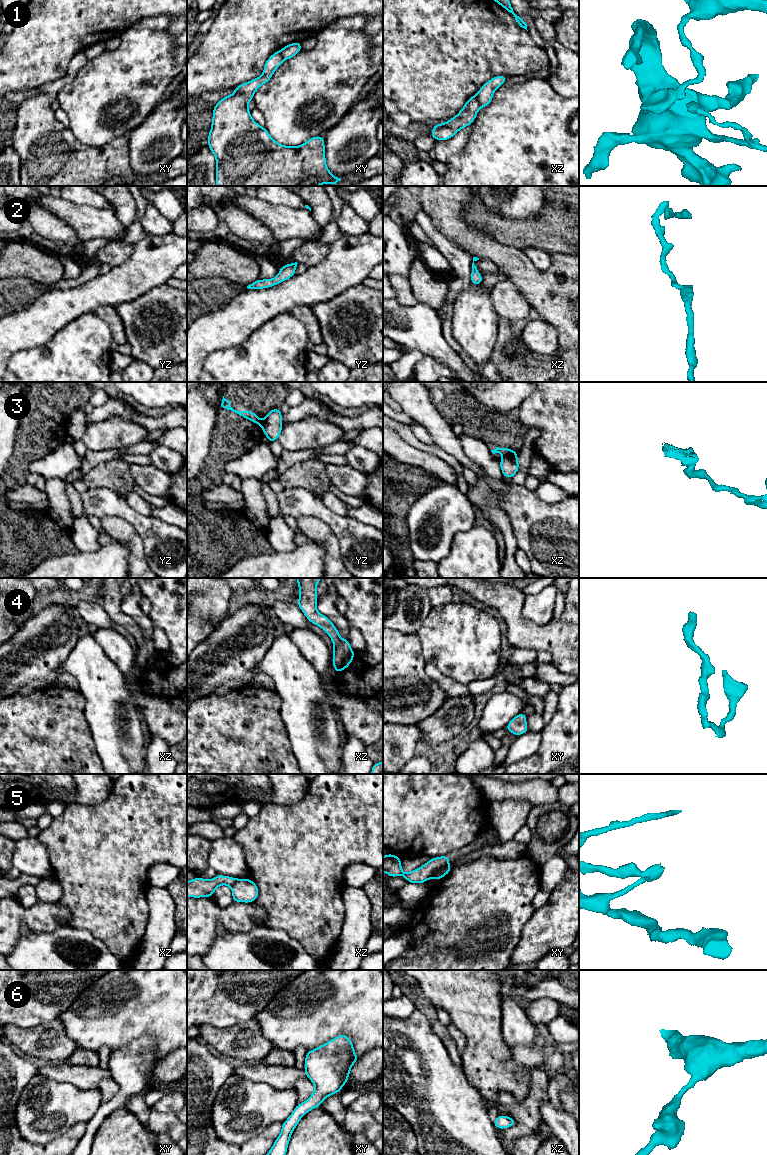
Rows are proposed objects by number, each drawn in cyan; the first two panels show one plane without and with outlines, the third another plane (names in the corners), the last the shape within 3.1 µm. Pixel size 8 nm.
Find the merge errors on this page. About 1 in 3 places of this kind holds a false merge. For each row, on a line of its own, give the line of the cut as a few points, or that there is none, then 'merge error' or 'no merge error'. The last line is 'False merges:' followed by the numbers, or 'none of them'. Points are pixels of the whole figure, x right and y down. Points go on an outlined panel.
1: cut xz (475, 95), (480, 106); merge error
2: cut none; no merge error
3: cut xz (505, 455), (516, 457); merge error
4: cut none; no merge error
5: cut xy (447, 864), (436, 869), (430, 876); merge error
6: cut none; no merge error
False merges: 1, 3, 5

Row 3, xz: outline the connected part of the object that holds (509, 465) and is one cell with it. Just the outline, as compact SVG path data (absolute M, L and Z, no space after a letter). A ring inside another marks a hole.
M505 456L499 463L505 478L510 479L518 472L519 462L517 457Z

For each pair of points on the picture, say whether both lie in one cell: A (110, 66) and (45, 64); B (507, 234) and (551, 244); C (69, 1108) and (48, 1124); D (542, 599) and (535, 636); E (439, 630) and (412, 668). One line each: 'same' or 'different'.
A: different
B: same
C: same
D: different
E: different

